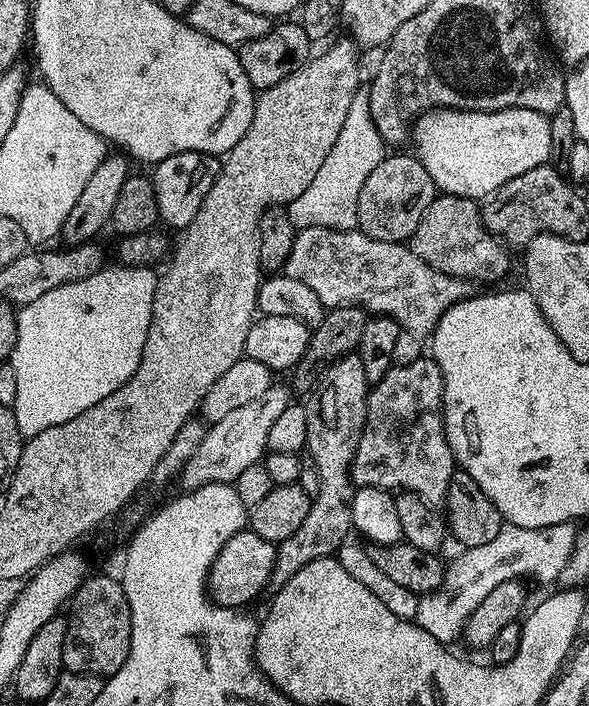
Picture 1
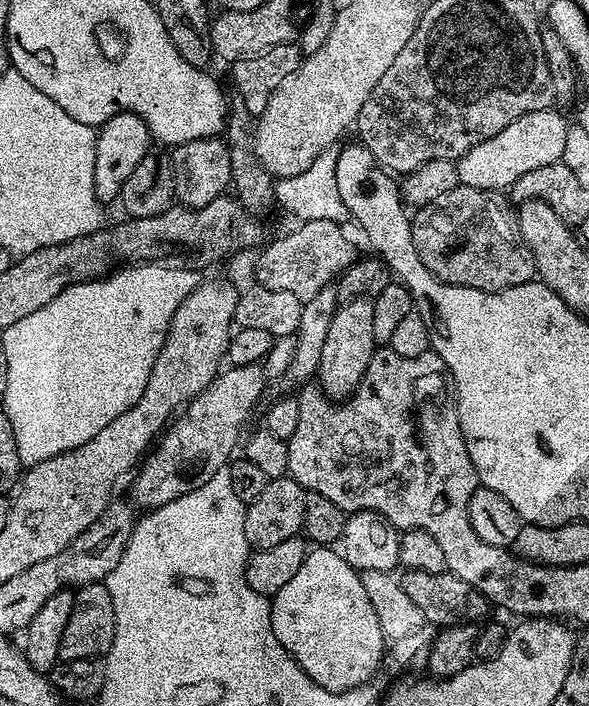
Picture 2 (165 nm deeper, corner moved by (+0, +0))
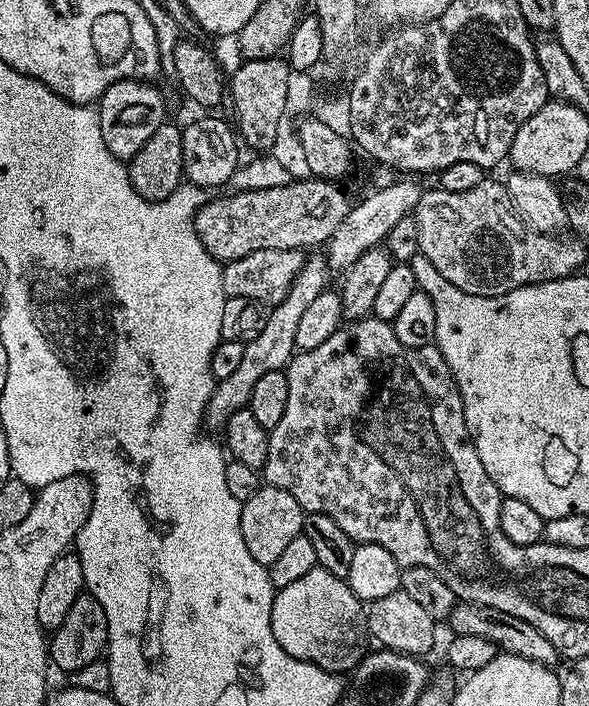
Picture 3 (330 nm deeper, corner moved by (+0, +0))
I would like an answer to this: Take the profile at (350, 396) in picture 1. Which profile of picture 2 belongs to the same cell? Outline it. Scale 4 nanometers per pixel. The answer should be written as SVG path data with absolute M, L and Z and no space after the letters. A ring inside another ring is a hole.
M368 298L343 301L337 307L334 318L330 318L330 331L322 346L322 362L318 373L318 384L325 396L339 402L349 396L362 382L366 366L370 366L372 353L378 345L374 338L374 306Z

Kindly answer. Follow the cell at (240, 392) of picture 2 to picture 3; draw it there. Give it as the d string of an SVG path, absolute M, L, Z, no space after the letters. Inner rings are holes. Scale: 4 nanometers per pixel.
M312 254L305 259L304 269L296 275L286 298L282 298L282 302L271 305L262 326L262 334L258 334L258 338L245 343L244 357L238 370L234 370L234 374L230 374L230 378L217 383L208 403L207 427L210 426L216 430L223 429L224 423L232 414L248 407L250 393L254 391L254 386L258 383L258 378L262 378L262 374L287 369L288 361L297 351L296 335L298 334L298 322L302 322L302 314L310 307L310 302L314 302L314 298L318 298L318 294L322 294L329 287L328 261L323 255L316 255L320 254Z

